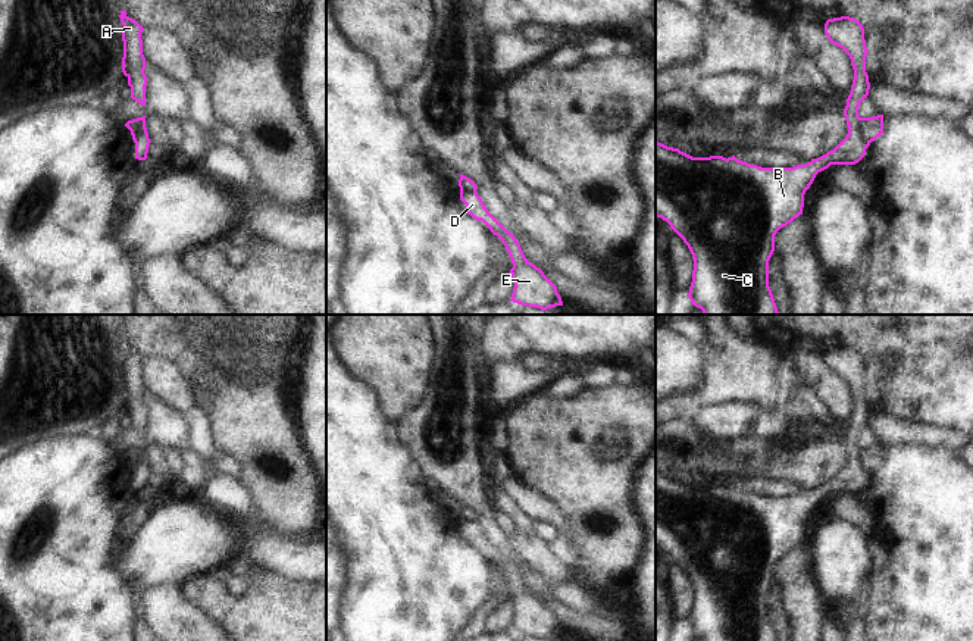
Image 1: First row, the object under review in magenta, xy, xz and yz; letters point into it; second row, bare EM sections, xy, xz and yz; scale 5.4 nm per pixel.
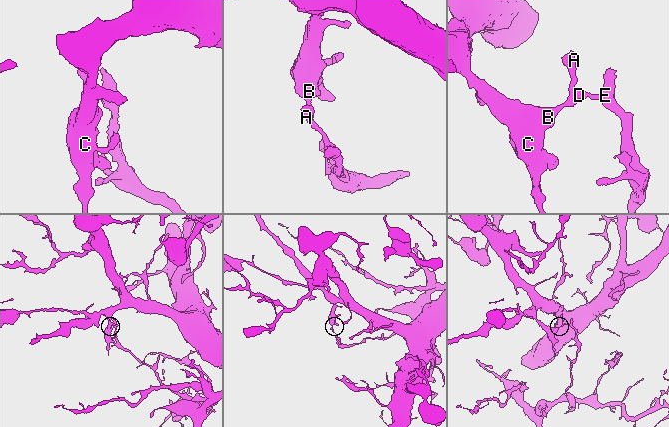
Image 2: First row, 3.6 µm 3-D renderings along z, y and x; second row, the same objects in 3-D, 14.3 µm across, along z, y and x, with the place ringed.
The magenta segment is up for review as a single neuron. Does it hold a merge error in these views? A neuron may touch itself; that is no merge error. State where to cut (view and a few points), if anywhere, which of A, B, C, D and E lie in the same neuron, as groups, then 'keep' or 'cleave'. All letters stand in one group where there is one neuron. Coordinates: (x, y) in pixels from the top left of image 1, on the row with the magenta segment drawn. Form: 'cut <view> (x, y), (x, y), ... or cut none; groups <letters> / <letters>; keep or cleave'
cut yz (860, 118), (860, 133), (869, 143); groups A B C / D E; cleave

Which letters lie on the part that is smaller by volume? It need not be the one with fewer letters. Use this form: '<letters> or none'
D, E

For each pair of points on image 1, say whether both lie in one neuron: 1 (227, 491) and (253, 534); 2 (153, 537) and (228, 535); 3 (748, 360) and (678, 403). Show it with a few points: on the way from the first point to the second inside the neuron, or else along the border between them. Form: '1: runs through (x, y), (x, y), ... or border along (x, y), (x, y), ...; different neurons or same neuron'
1: runs through (232, 502), (250, 524); same neuron
2: runs through (172, 537), (209, 537); same neuron
3: runs through (731, 375), (712, 391), (695, 399); same neuron

